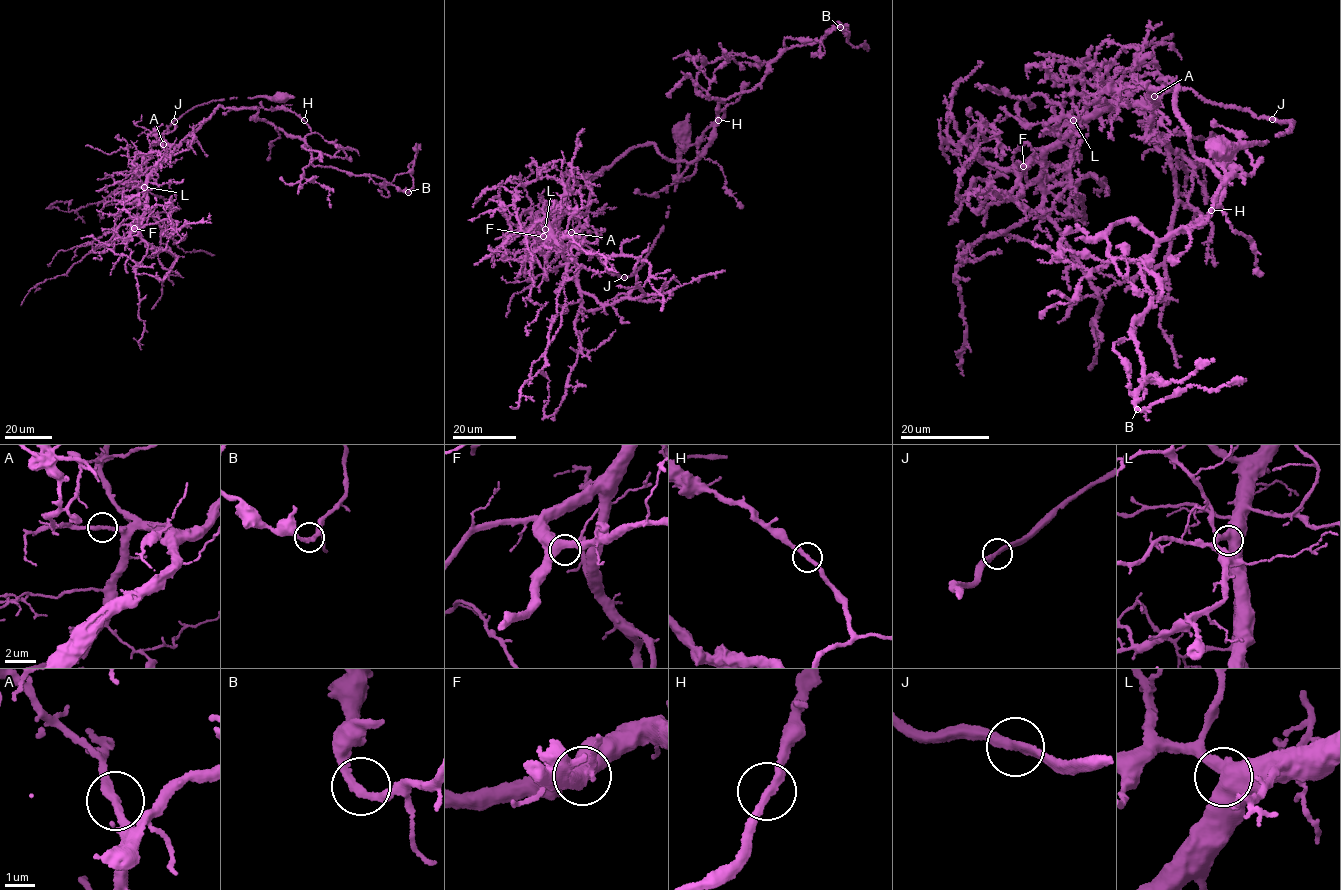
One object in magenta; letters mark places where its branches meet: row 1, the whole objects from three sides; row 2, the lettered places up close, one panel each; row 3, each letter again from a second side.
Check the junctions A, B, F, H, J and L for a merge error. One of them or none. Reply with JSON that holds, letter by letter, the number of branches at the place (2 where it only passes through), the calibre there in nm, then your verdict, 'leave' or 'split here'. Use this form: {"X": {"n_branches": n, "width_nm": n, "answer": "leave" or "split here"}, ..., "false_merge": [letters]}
{"A": {"n_branches": 2, "width_nm": 240, "answer": "leave"}, "B": {"n_branches": 2, "width_nm": 240, "answer": "leave"}, "F": {"n_branches": 2, "width_nm": 550, "answer": "leave"}, "H": {"n_branches": 2, "width_nm": 260, "answer": "leave"}, "J": {"n_branches": 2, "width_nm": 320, "answer": "leave"}, "L": {"n_branches": 2, "width_nm": 600, "answer": "leave"}, "false_merge": []}

